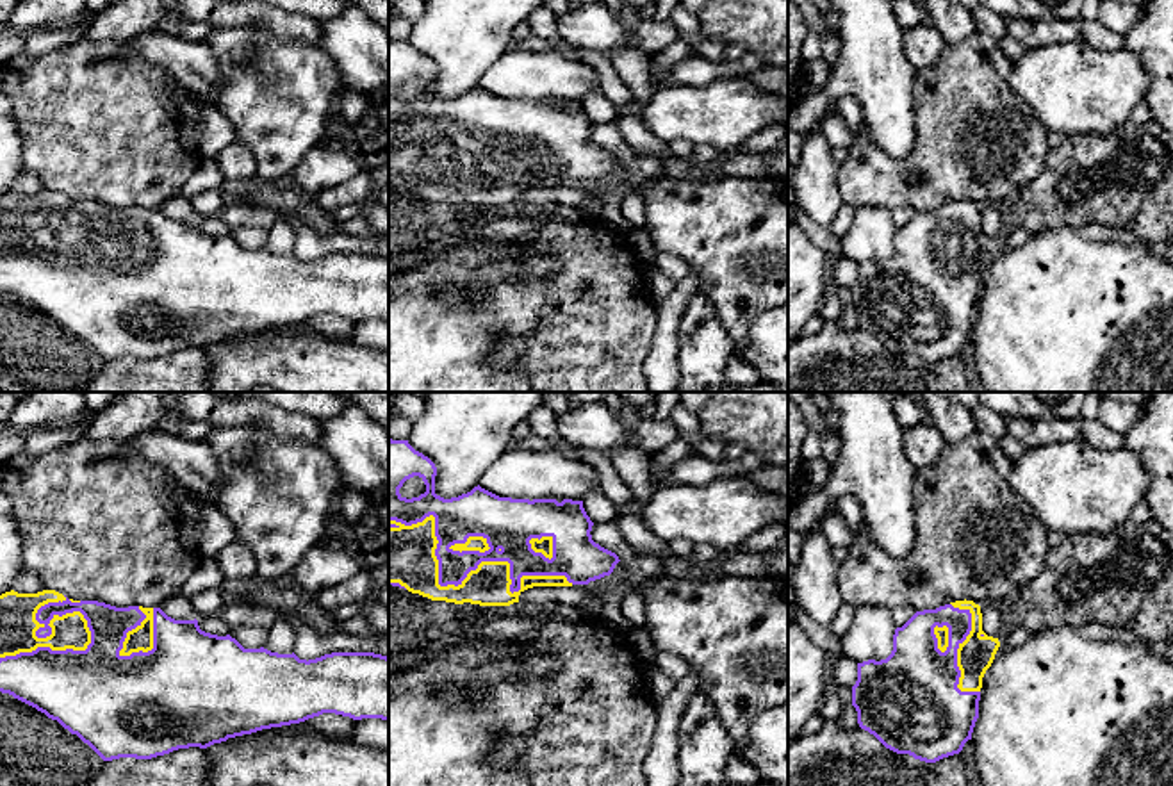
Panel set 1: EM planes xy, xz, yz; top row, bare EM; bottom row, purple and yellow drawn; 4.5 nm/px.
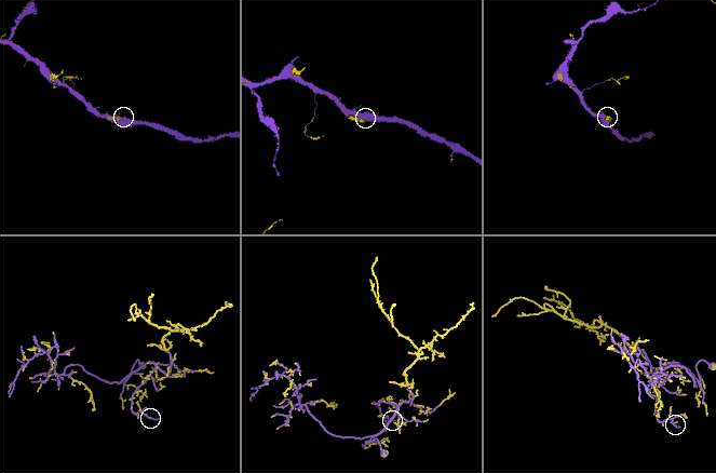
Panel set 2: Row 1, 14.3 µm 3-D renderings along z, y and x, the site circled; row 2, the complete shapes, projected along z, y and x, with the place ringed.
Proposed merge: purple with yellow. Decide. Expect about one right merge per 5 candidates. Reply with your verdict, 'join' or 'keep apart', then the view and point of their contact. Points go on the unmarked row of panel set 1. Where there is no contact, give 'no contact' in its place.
join; meets purple in xz at (467, 173)

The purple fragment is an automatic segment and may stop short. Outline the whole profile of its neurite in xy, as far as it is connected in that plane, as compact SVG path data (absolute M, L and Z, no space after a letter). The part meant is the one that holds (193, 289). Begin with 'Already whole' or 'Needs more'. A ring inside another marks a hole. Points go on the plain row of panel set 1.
Needs more. M55 191L0 196L0 292L57 321L103 362L152 360L178 349L207 349L228 339L299 324L323 314L353 321L389 321L389 258L374 253L332 253L316 260L244 250L230 235L200 230L198 221L175 221L160 209L116 209L73 201Z

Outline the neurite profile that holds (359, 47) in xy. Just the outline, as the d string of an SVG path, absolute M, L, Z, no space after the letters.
M349 4L319 27L316 46L333 59L351 91L369 96L389 84L389 34L362 9Z

